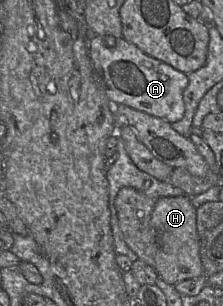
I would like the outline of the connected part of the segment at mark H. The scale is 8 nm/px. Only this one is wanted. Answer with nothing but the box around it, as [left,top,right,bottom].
[151,196,203,285]

